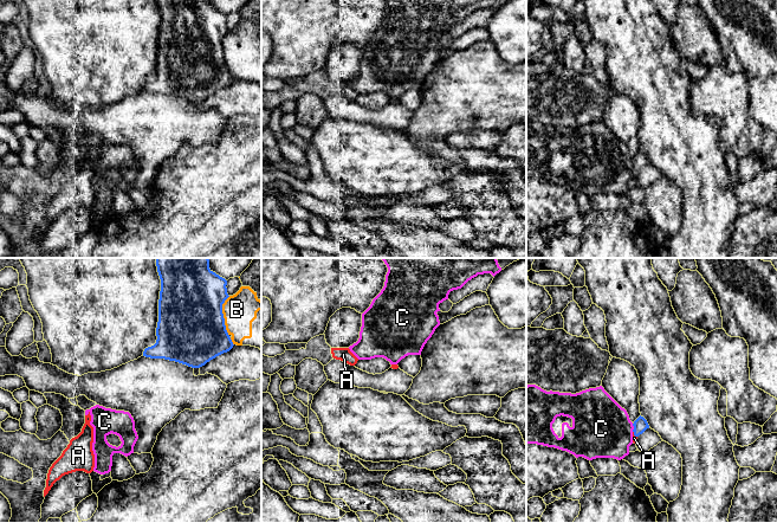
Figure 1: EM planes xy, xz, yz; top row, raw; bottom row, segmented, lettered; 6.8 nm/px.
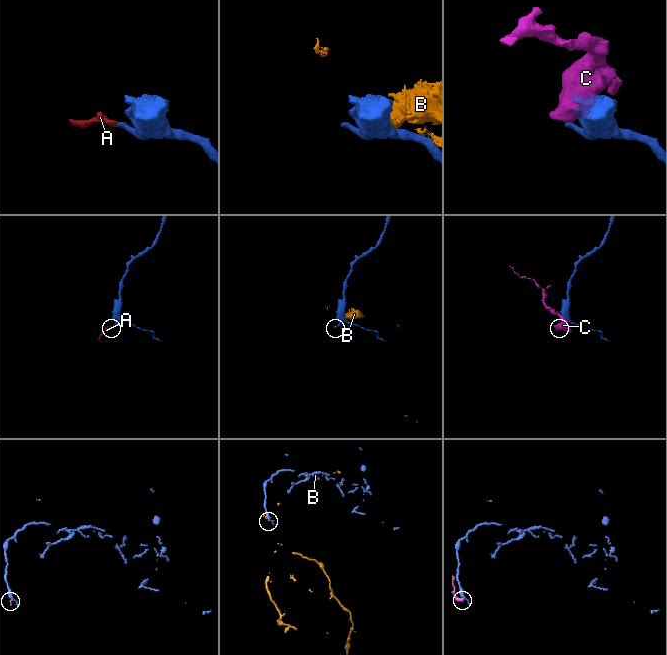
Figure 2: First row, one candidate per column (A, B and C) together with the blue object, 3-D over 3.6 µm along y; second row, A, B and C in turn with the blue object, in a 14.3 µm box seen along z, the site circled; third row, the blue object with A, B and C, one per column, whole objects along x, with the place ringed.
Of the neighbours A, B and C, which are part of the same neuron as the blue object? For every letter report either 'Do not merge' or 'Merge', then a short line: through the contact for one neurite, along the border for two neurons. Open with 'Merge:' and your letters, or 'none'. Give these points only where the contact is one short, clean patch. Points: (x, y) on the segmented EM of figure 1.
Merge: A
A: Merge. Line: yz (640, 425), (634, 434), (634, 438)
B: Do not merge. Line: xy (230, 296), (222, 304), (224, 324), (228, 335)
C: Do not merge

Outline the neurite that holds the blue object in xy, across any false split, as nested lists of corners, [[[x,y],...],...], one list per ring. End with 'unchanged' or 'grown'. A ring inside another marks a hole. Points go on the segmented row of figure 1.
[[[156,258],[161,279],[156,343],[143,351],[150,359],[164,359],[200,368],[229,351],[233,342],[226,330],[222,304],[229,297],[227,280],[209,269],[208,258]]]; unchanged

